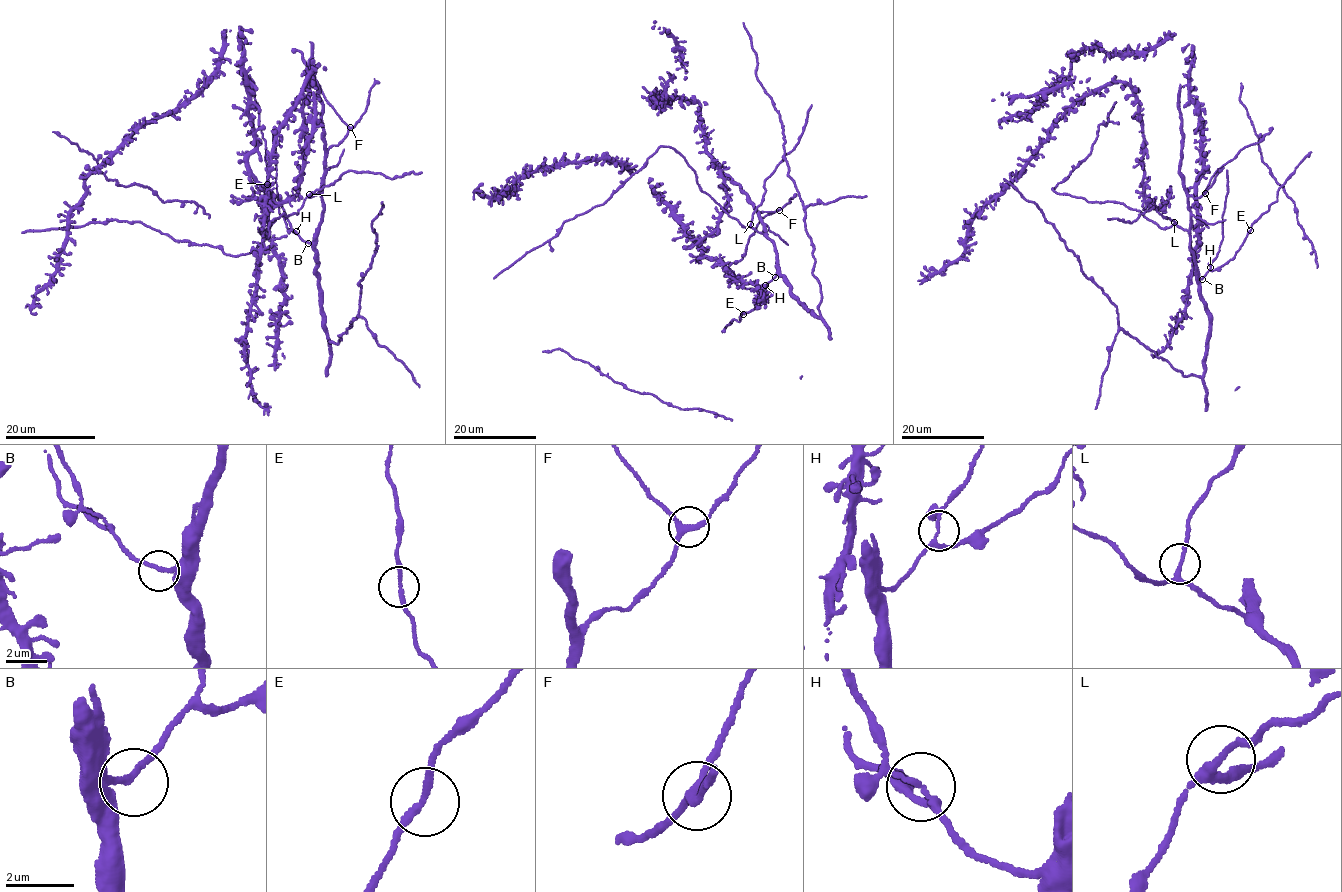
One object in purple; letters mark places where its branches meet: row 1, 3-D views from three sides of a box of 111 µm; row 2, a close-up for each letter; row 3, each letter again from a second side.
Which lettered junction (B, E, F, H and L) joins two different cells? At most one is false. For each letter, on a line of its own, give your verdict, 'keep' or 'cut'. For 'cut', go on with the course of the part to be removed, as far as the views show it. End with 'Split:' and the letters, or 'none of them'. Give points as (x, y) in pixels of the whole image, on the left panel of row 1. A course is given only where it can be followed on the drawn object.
B: keep
E: keep
F: keep
H: keep
L: keep
Split: none of them

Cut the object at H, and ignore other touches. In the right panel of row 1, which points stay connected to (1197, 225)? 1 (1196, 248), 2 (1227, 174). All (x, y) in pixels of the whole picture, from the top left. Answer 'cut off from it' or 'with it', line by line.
1: with it
2: cut off from it

